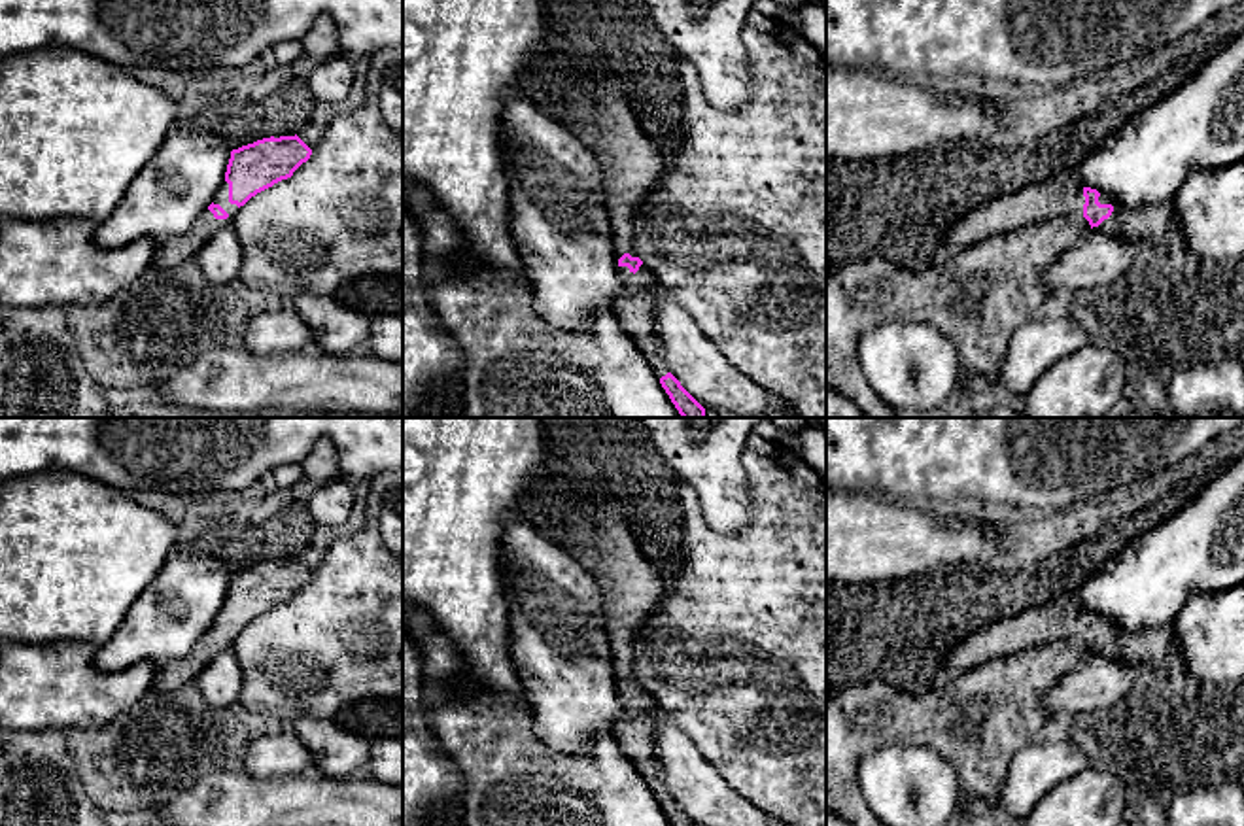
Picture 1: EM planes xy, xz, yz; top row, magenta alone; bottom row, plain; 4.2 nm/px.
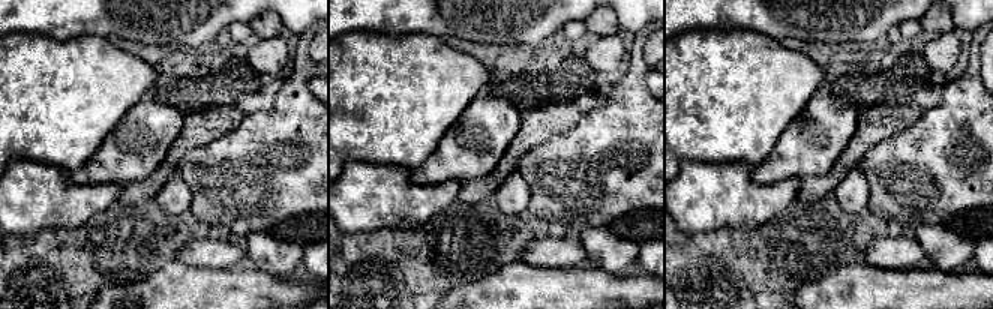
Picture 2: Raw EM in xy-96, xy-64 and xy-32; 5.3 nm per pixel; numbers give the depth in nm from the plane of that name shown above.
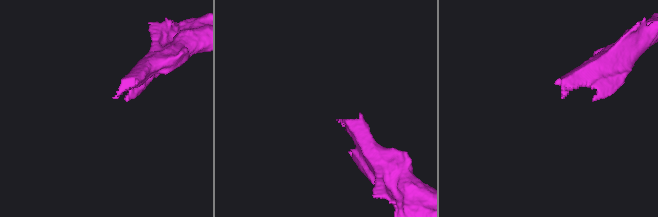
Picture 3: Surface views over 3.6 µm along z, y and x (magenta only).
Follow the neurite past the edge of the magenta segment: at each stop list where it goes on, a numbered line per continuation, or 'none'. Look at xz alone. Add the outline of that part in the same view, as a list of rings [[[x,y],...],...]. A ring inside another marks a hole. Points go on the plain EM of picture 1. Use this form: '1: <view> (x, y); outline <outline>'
1: xz (636, 734); outline [[[641,688],[633,697],[628,690],[618,690],[622,720],[613,728],[622,754],[639,769],[658,801],[669,796],[656,754],[658,745],[658,705],[656,699]]]

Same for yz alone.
1: yz (1157, 649); outline [[[1102,616],[1098,626],[1112,628],[1114,635],[1098,650],[1093,650],[1093,656],[1108,656],[1112,660],[1140,665],[1146,671],[1185,669],[1172,626],[1127,631]]]

